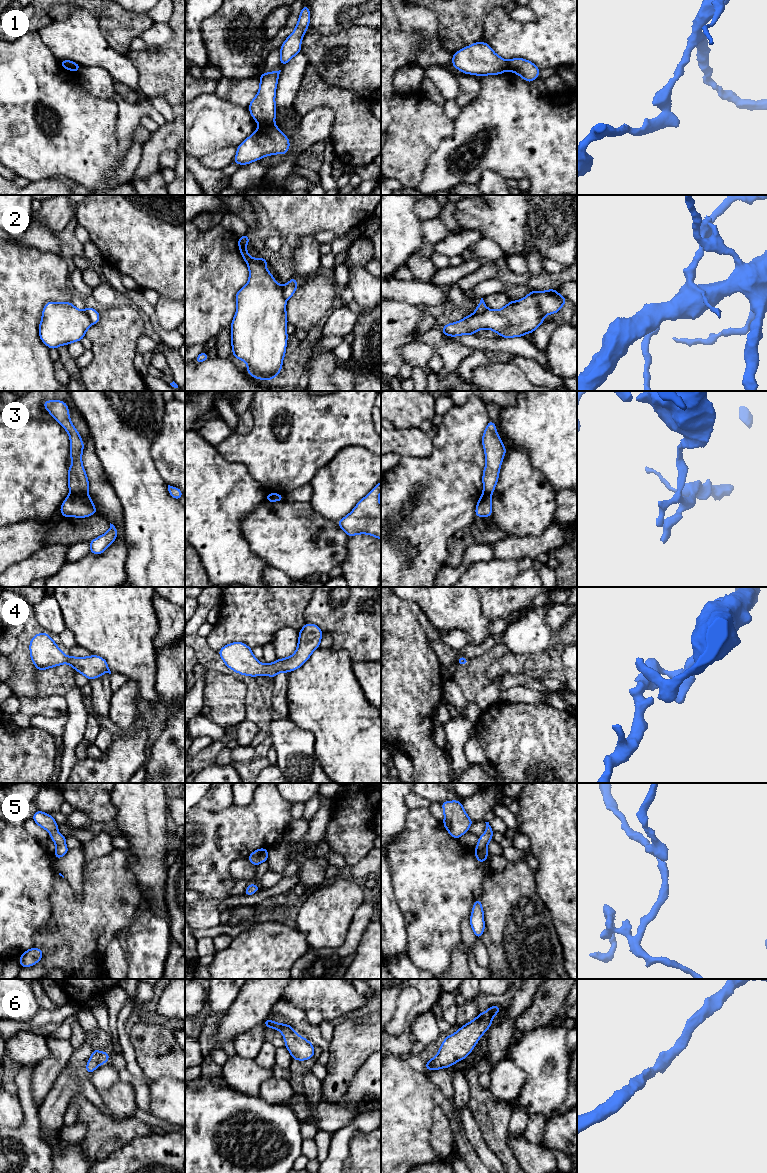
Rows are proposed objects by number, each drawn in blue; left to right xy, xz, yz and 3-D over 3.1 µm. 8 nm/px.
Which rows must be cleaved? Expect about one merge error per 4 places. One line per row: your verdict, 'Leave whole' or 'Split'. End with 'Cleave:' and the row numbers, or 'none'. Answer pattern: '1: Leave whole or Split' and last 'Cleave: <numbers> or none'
1: Split
2: Split
3: Split
4: Leave whole
5: Leave whole
6: Leave whole
Cleave: 1, 2, 3

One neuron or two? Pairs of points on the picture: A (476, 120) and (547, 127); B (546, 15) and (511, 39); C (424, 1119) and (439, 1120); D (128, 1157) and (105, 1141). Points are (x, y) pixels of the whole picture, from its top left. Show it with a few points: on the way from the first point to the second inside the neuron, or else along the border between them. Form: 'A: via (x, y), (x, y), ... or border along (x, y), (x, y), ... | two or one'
A: via (494, 124), (500, 127), (529, 127) | one
B: via (539, 24), (524, 39), (520, 39) | one
C: border along (435, 1105), (432, 1111), (429, 1143) | two
D: border along (137, 1136), (109, 1154) | two

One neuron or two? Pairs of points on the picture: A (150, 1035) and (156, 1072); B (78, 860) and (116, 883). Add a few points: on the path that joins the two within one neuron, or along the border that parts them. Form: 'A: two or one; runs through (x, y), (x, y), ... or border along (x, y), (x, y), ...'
A: one; runs through (153, 1044), (153, 1055), (156, 1063)
B: two; border along (85, 862), (83, 866), (83, 884), (81, 887)

